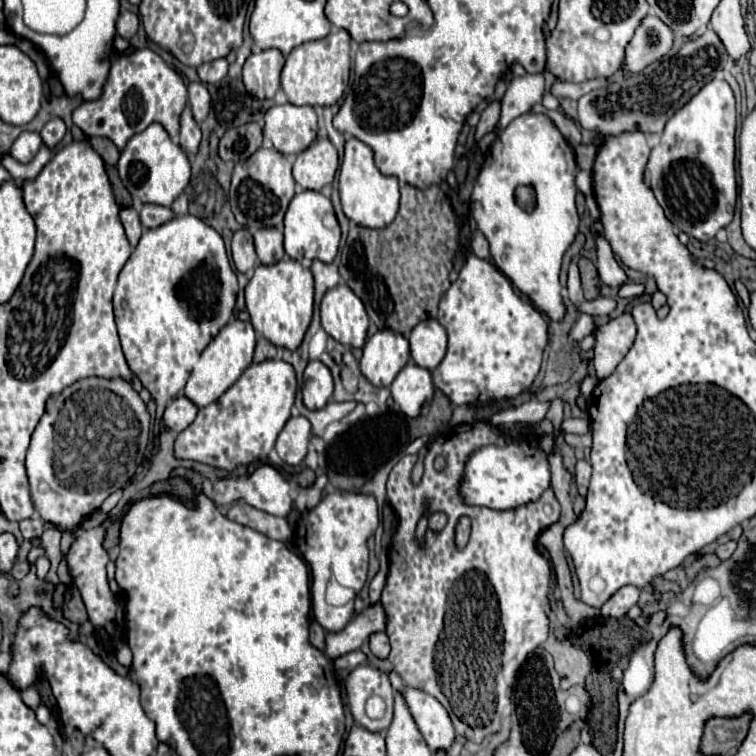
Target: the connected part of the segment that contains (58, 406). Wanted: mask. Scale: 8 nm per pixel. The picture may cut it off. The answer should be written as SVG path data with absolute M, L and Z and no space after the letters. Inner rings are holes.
M121 377L79 379L73 385L65 387L61 393L51 395L47 399L45 413L31 435L31 445L25 457L31 499L41 519L57 525L59 529L77 527L89 513L97 511L111 493L121 489L133 477L143 461L147 439L149 411L133 385Z

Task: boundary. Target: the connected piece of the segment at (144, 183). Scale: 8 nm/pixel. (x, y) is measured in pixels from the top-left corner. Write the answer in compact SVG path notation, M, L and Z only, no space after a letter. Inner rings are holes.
M151 123L145 131L133 135L119 151L117 171L127 191L141 203L157 203L169 207L187 187L191 177L191 163L181 145L173 143L169 133L159 123Z

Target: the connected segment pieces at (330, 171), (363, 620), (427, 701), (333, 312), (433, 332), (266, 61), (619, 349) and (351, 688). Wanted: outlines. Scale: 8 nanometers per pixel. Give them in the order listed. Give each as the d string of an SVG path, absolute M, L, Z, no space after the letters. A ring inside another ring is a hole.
M321 137L297 155L293 177L303 189L319 191L323 185L333 181L338 168L339 157L335 147L327 137Z
M377 603L373 607L365 607L365 611L351 619L351 623L337 631L337 633L327 633L325 637L325 655L329 659L337 659L345 653L351 653L361 647L361 643L373 633L373 631L383 631L385 629L385 611Z
M403 687L401 691L429 749L431 751L449 749L455 739L455 729L445 707L435 697L431 697L421 689Z
M337 285L323 295L321 327L339 343L363 347L367 339L369 317L361 299L345 285Z
M437 319L421 321L409 335L411 359L415 365L433 371L447 351L447 333Z
M263 49L251 53L243 65L245 89L259 99L271 99L279 89L279 75L285 57L277 49Z
M623 313L595 331L595 355L593 365L597 377L605 379L613 373L617 363L627 355L635 341L635 321L629 313Z
M357 665L345 681L345 691L347 705L355 717L355 723L367 727L369 731L385 731L389 727L393 719L393 689L389 683L385 683L385 677L379 669L369 665ZM375 693L379 693L387 703L387 711L381 719L369 719L365 715L365 701Z

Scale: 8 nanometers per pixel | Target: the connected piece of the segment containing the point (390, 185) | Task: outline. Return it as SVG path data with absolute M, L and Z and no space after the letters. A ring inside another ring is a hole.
M355 137L345 141L345 157L339 171L339 195L343 213L361 227L387 227L399 209L399 185L393 175L383 175L373 161L373 151Z

